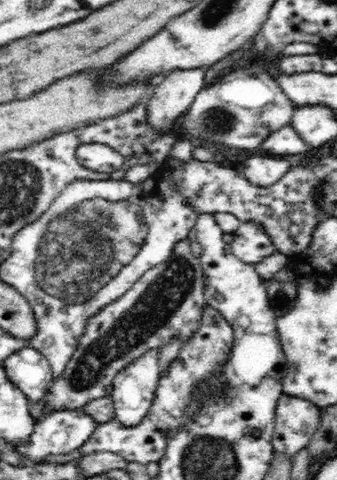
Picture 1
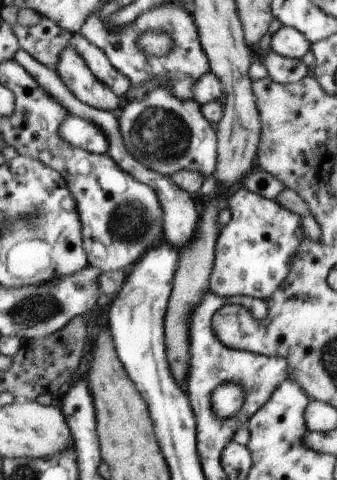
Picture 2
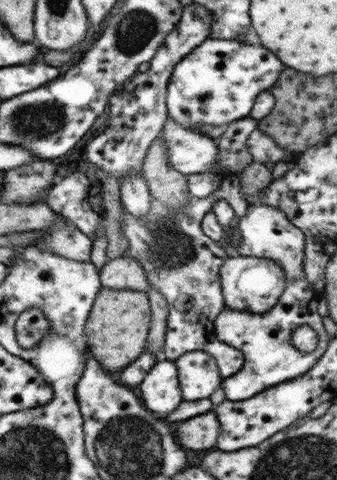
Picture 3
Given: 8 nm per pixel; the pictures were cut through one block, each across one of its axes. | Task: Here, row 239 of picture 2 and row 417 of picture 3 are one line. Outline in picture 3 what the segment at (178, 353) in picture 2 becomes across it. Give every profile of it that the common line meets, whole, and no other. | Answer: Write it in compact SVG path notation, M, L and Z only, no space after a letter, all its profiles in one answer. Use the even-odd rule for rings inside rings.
M213 412L189 418L175 428L175 440L187 450L203 450L217 444L219 420Z

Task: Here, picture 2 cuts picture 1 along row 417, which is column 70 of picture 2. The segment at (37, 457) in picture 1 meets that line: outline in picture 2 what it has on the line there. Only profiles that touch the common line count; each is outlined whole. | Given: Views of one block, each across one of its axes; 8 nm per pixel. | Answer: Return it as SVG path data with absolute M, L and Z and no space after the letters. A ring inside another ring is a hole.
M67 46L67 50L63 50L63 54L59 54L57 72L59 72L63 84L67 84L67 88L71 90L71 94L75 94L75 98L79 98L79 102L83 102L91 108L97 108L101 112L119 114L125 100L115 96L109 86L99 82L91 74L91 70L83 62L83 58L71 46Z

